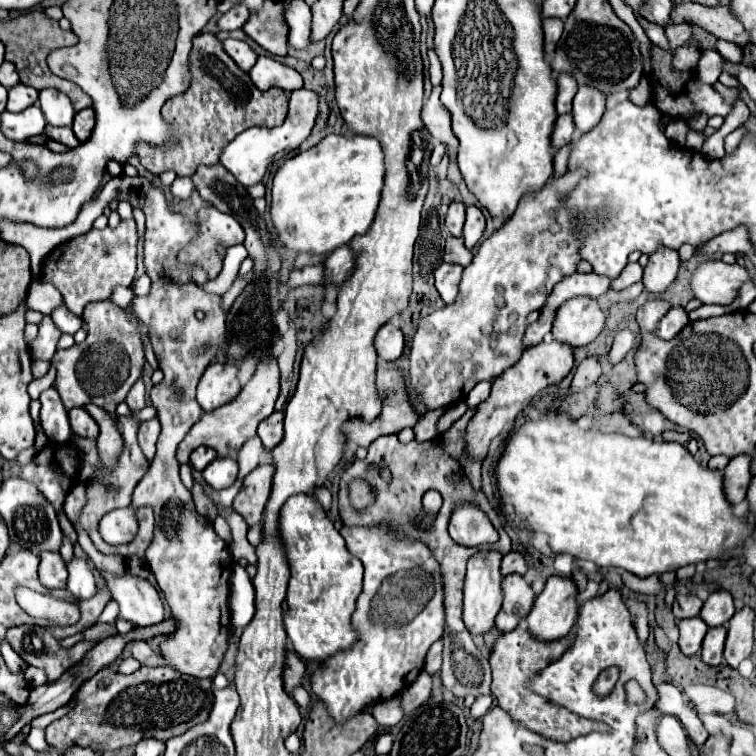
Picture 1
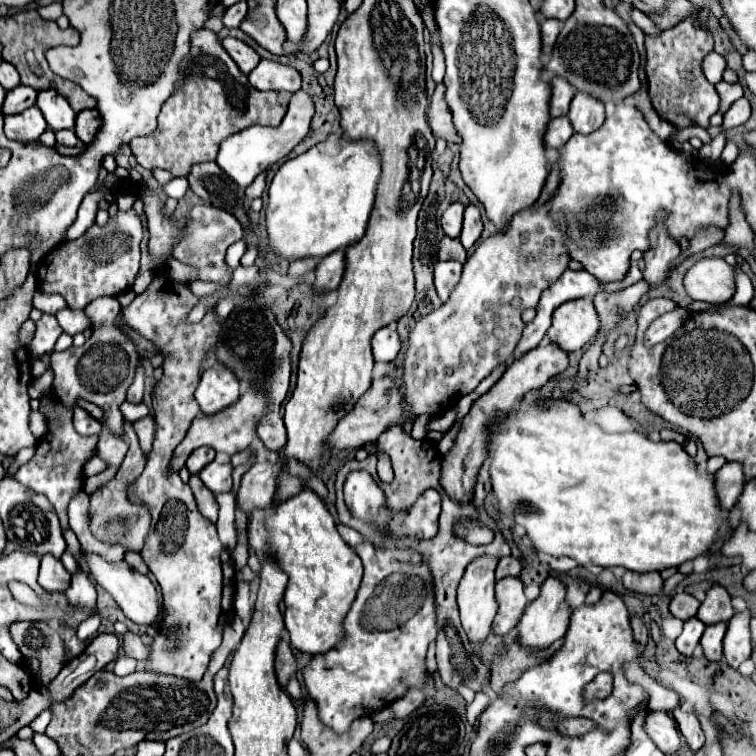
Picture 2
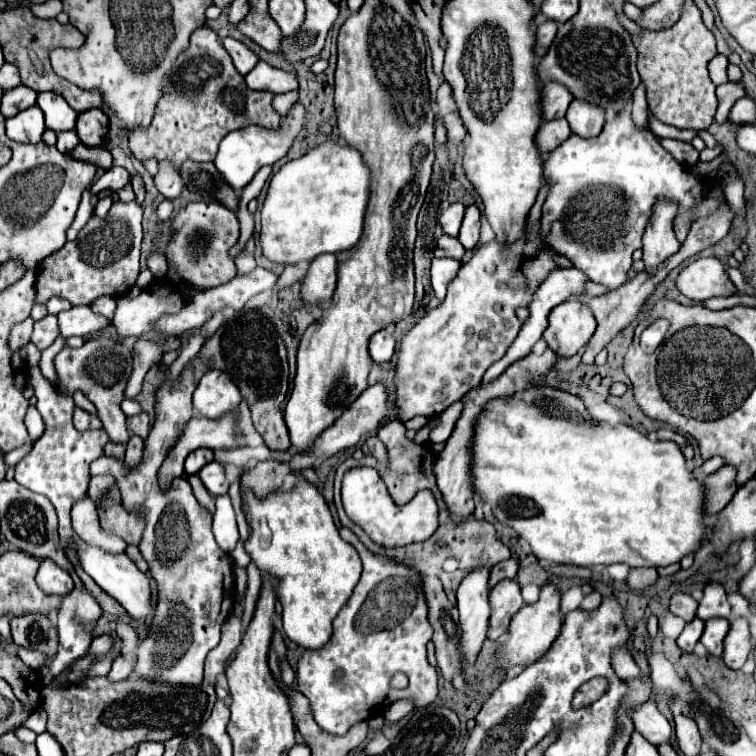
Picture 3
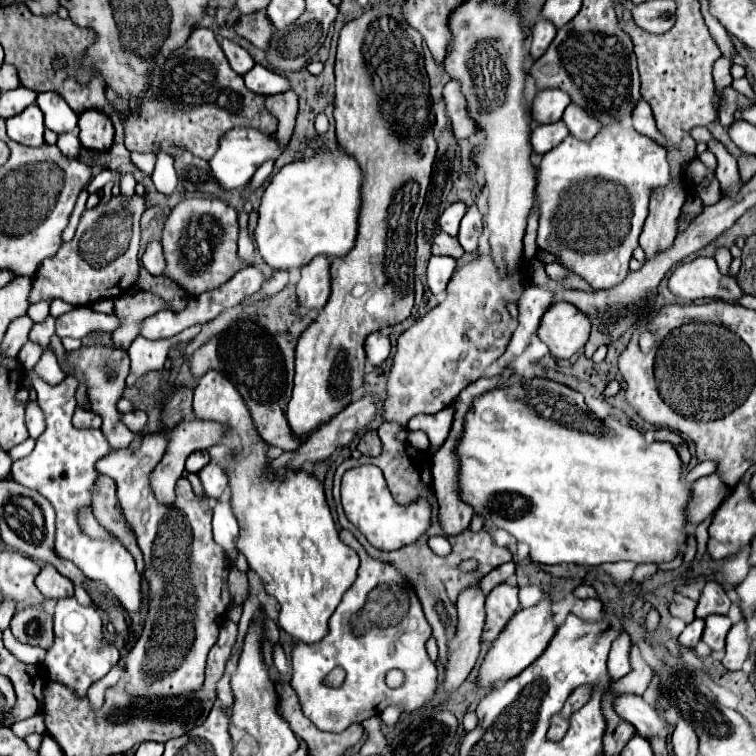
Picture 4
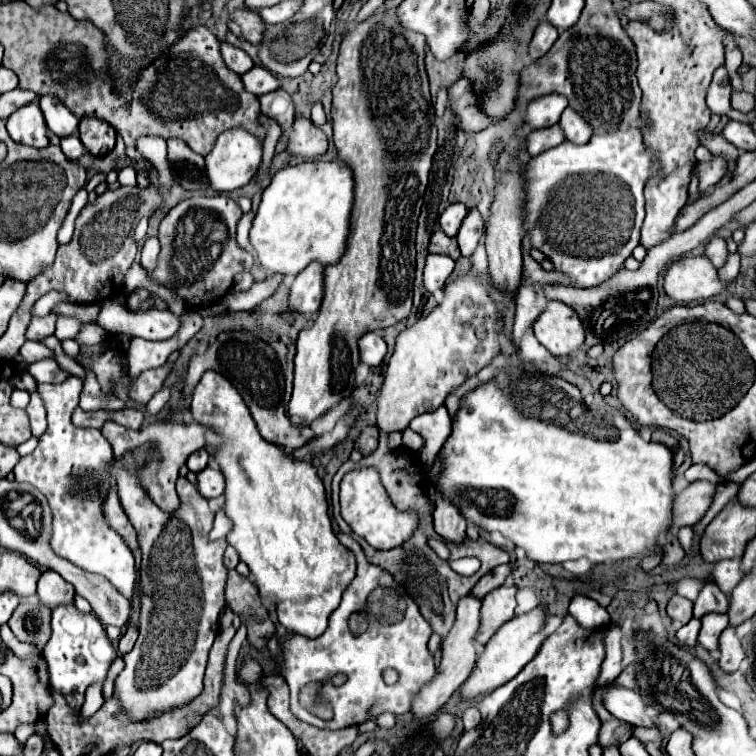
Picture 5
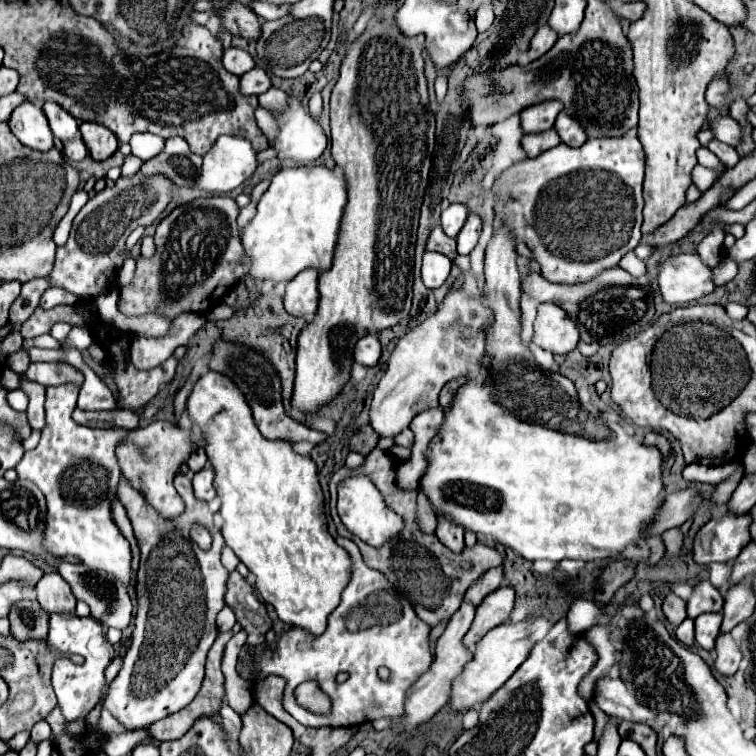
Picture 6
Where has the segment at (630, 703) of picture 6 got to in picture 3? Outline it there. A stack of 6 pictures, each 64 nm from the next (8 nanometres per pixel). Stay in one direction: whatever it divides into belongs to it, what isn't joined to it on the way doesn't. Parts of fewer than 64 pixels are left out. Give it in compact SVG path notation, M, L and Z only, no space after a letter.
M644 702L638 704L630 710L628 714L634 722L634 728L646 738L650 740L654 746L656 744L672 744L674 742L674 732L672 732L672 724L660 714L660 710L656 708L654 702Z

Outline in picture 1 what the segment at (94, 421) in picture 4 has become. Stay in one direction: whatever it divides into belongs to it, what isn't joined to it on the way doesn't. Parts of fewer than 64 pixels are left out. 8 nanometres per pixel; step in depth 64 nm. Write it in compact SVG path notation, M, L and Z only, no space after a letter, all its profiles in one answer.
M72 408L68 412L68 416L70 416L72 432L76 436L80 436L80 438L96 438L98 436L98 424L84 408Z

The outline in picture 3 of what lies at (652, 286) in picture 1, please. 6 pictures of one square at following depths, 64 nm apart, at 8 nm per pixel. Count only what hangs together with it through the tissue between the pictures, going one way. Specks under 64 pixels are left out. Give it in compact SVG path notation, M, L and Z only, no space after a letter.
M660 198L652 206L652 216L642 236L642 250L644 250L642 260L646 268L652 268L654 264L664 262L680 248L680 242L676 240L672 230L672 220L676 218L676 214L678 214L678 204L672 200Z

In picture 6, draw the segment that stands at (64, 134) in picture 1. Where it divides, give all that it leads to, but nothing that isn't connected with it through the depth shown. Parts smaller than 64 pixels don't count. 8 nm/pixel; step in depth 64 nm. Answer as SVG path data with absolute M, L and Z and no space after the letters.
M76 136L74 140L70 140L68 144L64 144L64 156L70 160L70 162L80 162L88 156L88 148L86 144L82 142L80 136Z

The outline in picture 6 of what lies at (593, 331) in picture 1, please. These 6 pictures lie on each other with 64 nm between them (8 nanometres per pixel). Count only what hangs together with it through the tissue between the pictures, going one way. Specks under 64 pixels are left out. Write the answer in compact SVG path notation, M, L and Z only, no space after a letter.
M540 304L534 320L532 342L552 354L568 354L580 340L576 324L562 308L554 304Z

